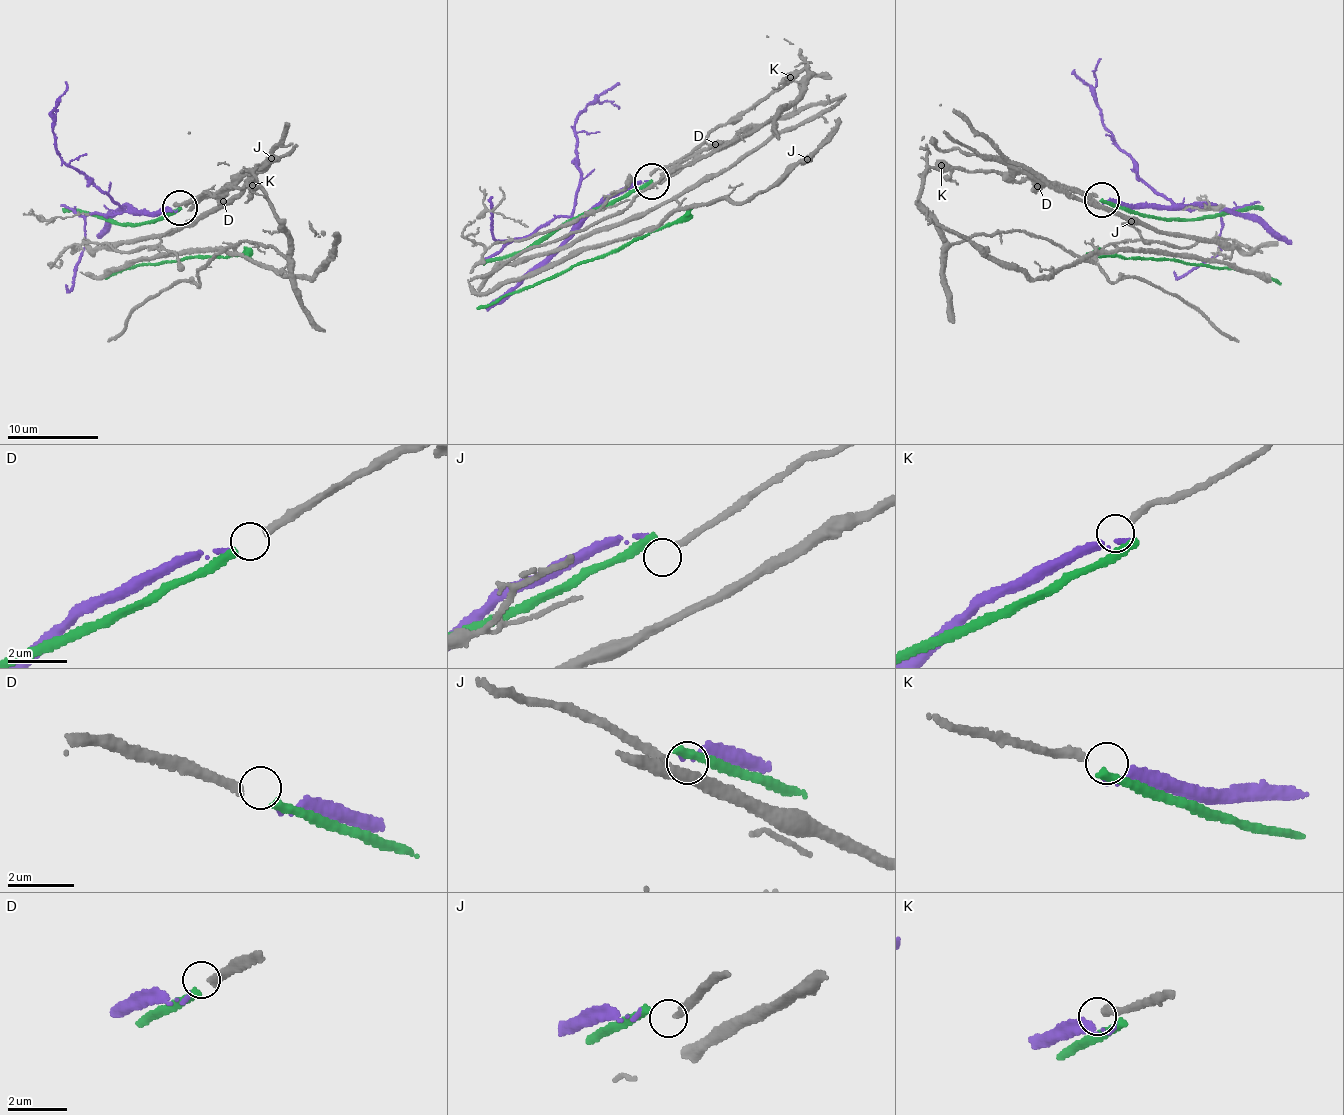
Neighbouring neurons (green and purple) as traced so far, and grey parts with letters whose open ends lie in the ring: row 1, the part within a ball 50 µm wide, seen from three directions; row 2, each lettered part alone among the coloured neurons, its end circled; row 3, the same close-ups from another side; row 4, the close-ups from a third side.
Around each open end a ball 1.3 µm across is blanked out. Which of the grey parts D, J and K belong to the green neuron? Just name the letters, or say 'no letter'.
D

